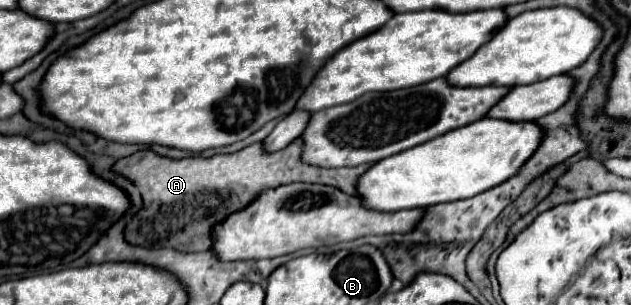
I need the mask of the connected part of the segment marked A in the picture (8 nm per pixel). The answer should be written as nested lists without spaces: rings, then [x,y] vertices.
[[[292,141],[288,147],[276,153],[262,153],[258,143],[244,147],[232,155],[216,155],[210,159],[164,159],[152,151],[138,151],[134,155],[118,159],[112,169],[130,179],[142,191],[144,207],[132,215],[126,223],[124,239],[130,245],[146,249],[180,249],[182,253],[208,251],[212,245],[210,229],[226,219],[238,207],[248,205],[262,189],[278,187],[284,183],[306,181],[332,185],[348,195],[356,195],[358,177],[370,167],[342,167],[342,169],[320,169],[300,161],[302,141]]]

